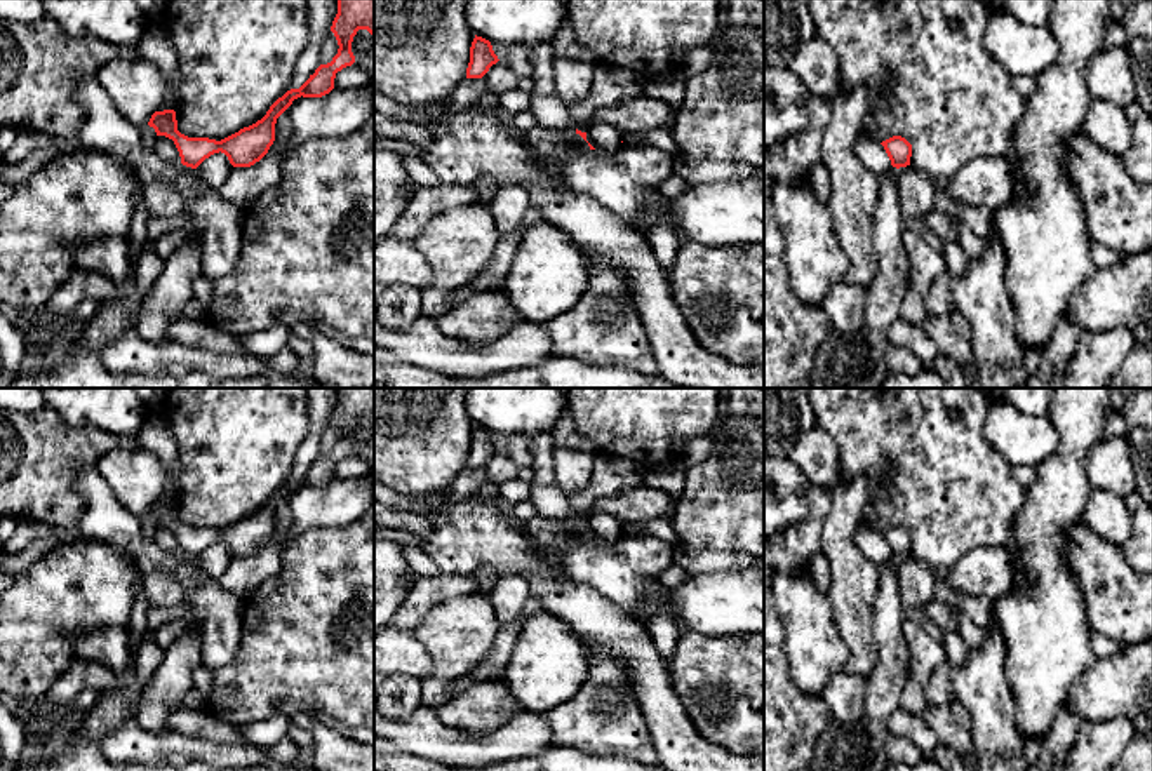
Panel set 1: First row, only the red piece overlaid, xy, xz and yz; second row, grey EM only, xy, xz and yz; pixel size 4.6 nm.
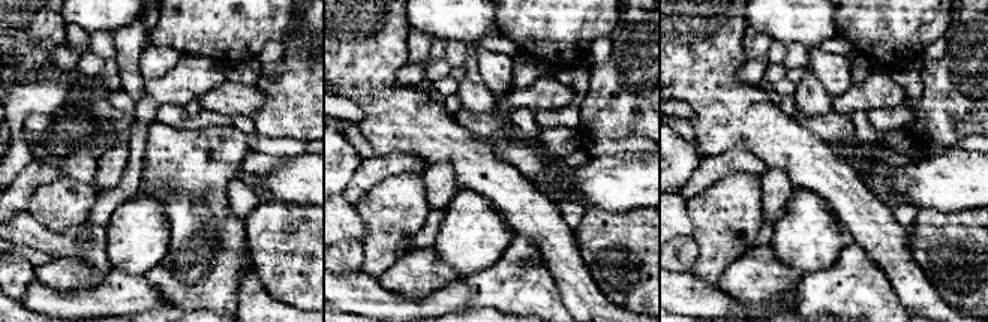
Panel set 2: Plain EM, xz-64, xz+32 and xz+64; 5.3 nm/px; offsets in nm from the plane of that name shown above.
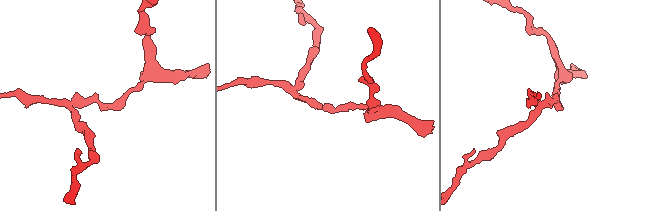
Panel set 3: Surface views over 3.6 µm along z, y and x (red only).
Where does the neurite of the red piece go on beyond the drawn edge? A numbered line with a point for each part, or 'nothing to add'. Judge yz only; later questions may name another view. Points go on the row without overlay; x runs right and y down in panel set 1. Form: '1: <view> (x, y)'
nothing to add

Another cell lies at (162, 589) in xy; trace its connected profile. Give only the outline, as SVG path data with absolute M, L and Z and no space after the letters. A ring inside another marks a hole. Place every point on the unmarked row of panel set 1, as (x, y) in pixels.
M157 569L143 574L146 600L155 607L172 607L184 600L183 587L172 571Z

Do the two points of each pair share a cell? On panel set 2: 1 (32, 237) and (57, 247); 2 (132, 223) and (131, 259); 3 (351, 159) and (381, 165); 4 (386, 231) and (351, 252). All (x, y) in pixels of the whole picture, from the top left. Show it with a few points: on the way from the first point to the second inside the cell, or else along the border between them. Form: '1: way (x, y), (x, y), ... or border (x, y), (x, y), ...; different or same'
1: way (38, 237), (51, 243); same
2: way (132, 232), (132, 250); same
3: border (363, 159), (344, 192); different
4: border (362, 243), (363, 261), (359, 270); different

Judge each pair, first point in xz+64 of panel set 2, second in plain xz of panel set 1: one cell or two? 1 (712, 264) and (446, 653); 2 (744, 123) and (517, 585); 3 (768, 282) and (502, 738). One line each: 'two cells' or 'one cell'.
1: one cell
2: two cells
3: two cells

